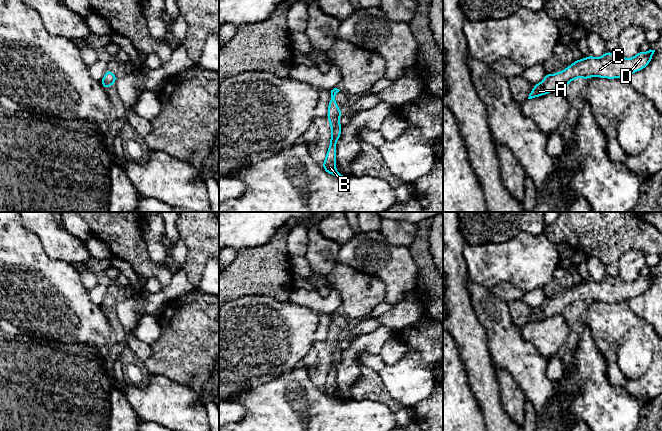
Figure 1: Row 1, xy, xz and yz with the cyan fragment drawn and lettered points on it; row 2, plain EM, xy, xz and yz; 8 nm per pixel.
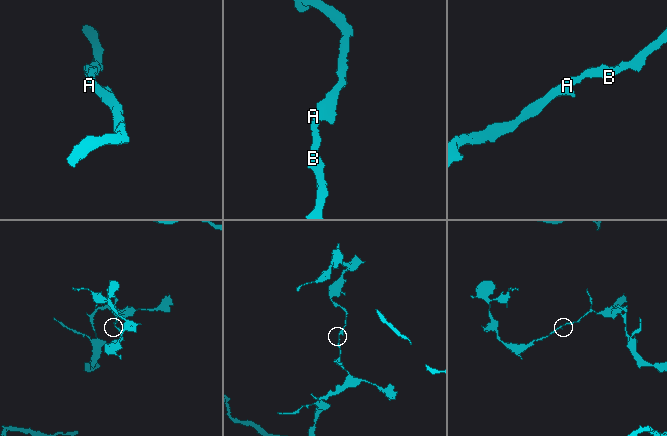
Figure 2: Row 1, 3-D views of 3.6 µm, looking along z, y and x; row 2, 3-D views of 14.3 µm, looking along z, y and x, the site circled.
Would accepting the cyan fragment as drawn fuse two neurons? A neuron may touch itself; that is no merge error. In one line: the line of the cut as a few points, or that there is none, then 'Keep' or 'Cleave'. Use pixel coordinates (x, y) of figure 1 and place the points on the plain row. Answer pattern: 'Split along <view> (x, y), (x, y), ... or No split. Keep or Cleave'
No split. Keep

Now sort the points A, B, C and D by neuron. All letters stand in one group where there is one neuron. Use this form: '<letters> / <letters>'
A B C D

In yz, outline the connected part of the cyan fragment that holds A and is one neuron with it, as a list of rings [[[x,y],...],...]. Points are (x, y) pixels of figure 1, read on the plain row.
[[[655,274],[647,276],[639,275],[632,282],[625,282],[619,276],[605,276],[600,282],[591,279],[579,283],[555,298],[547,297],[544,303],[534,309],[528,323],[543,320],[554,314],[565,314],[567,309],[577,302],[589,303],[600,301],[615,303],[628,301],[631,298],[644,293],[651,285]]]

